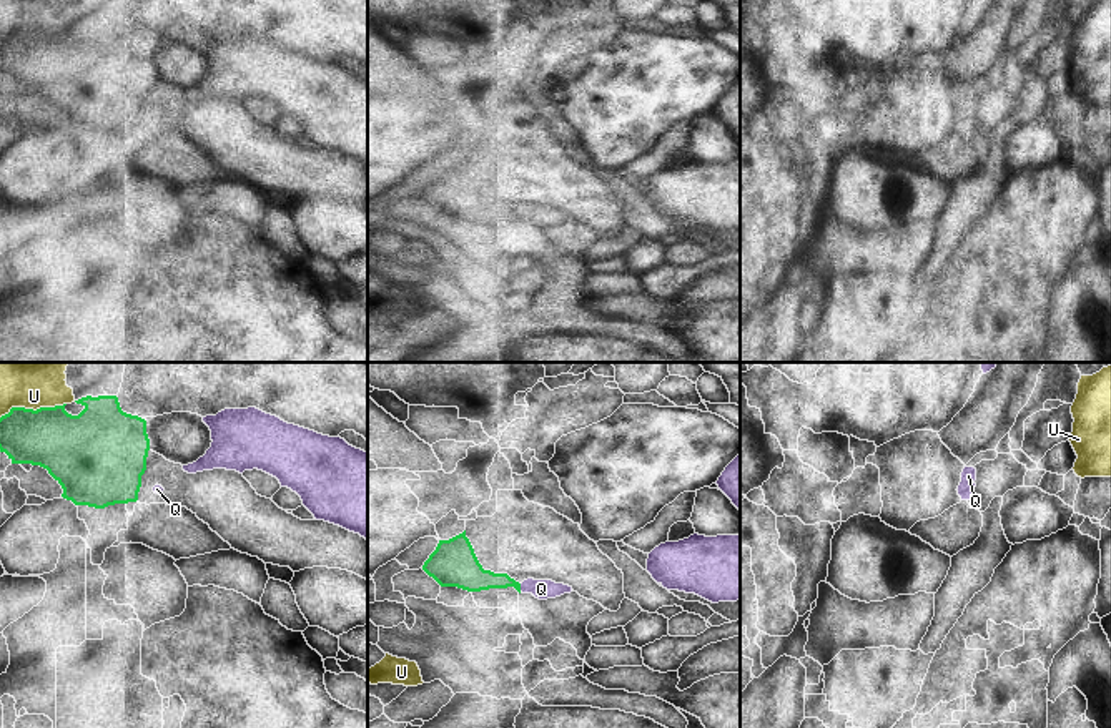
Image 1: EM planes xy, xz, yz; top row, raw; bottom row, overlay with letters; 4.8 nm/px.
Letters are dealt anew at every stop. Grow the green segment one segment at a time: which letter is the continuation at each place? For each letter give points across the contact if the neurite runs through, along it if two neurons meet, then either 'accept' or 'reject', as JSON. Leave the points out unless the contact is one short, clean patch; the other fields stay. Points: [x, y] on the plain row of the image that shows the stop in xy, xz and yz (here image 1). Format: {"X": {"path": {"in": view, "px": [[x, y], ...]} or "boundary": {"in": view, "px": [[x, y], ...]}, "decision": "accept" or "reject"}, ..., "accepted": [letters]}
{"Q": {"boundary": {"in": "xz", "px": [[519, 211], [521, 218]]}, "decision": "reject"}, "U": {"decision": "reject"}, "accepted": []}

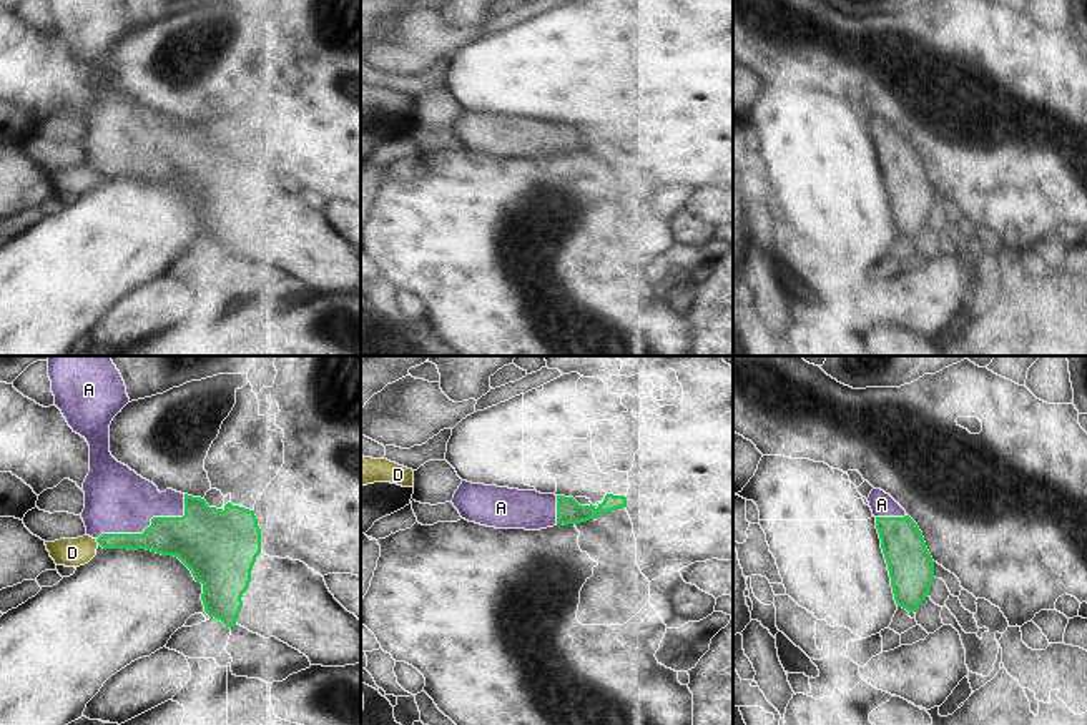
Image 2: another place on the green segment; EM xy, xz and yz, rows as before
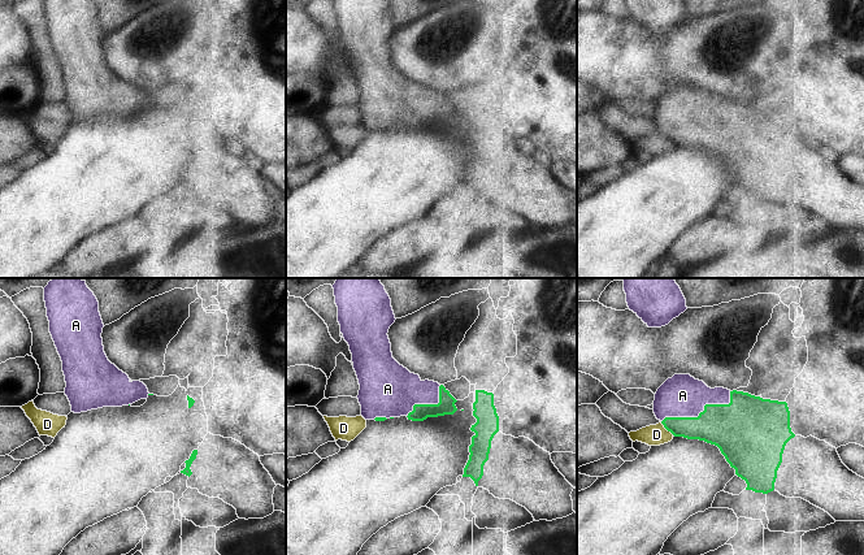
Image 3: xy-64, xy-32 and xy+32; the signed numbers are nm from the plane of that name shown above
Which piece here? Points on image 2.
{"A": {"path": {"in": "xy", "px": [[200, 167], [185, 153], [152, 150], [128, 140], [117, 128]]}, "decision": "accept"}, "D": {"decision": "reject"}, "accepted": ["A"]}

